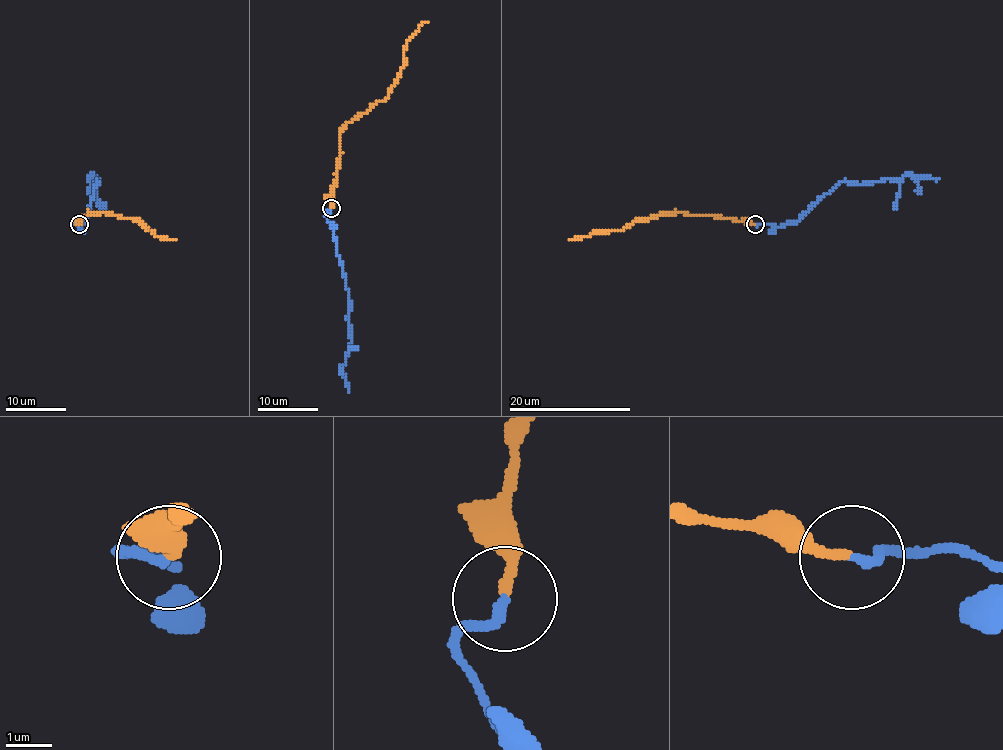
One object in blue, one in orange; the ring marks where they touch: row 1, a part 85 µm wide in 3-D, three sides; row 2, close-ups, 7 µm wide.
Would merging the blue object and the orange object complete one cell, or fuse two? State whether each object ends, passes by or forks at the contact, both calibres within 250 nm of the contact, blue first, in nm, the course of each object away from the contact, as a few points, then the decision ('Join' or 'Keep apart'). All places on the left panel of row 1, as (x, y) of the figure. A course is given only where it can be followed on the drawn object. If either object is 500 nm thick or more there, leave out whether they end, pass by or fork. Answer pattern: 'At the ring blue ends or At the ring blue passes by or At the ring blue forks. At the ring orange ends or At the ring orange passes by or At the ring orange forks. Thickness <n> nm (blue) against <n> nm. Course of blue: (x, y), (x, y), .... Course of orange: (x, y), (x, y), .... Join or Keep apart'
At the ring blue ends. At the ring orange ends. Thickness 200 nm (blue) against 180 nm. Course of blue: (79, 225), (73, 225), (82, 226), (85, 223), (96, 182), (99, 182), (93, 173), (90, 178), (96, 179). Course of orange: (79, 225), (88, 213), (112, 213), (117, 217), (135, 219), (155, 235), (175, 240). Join

